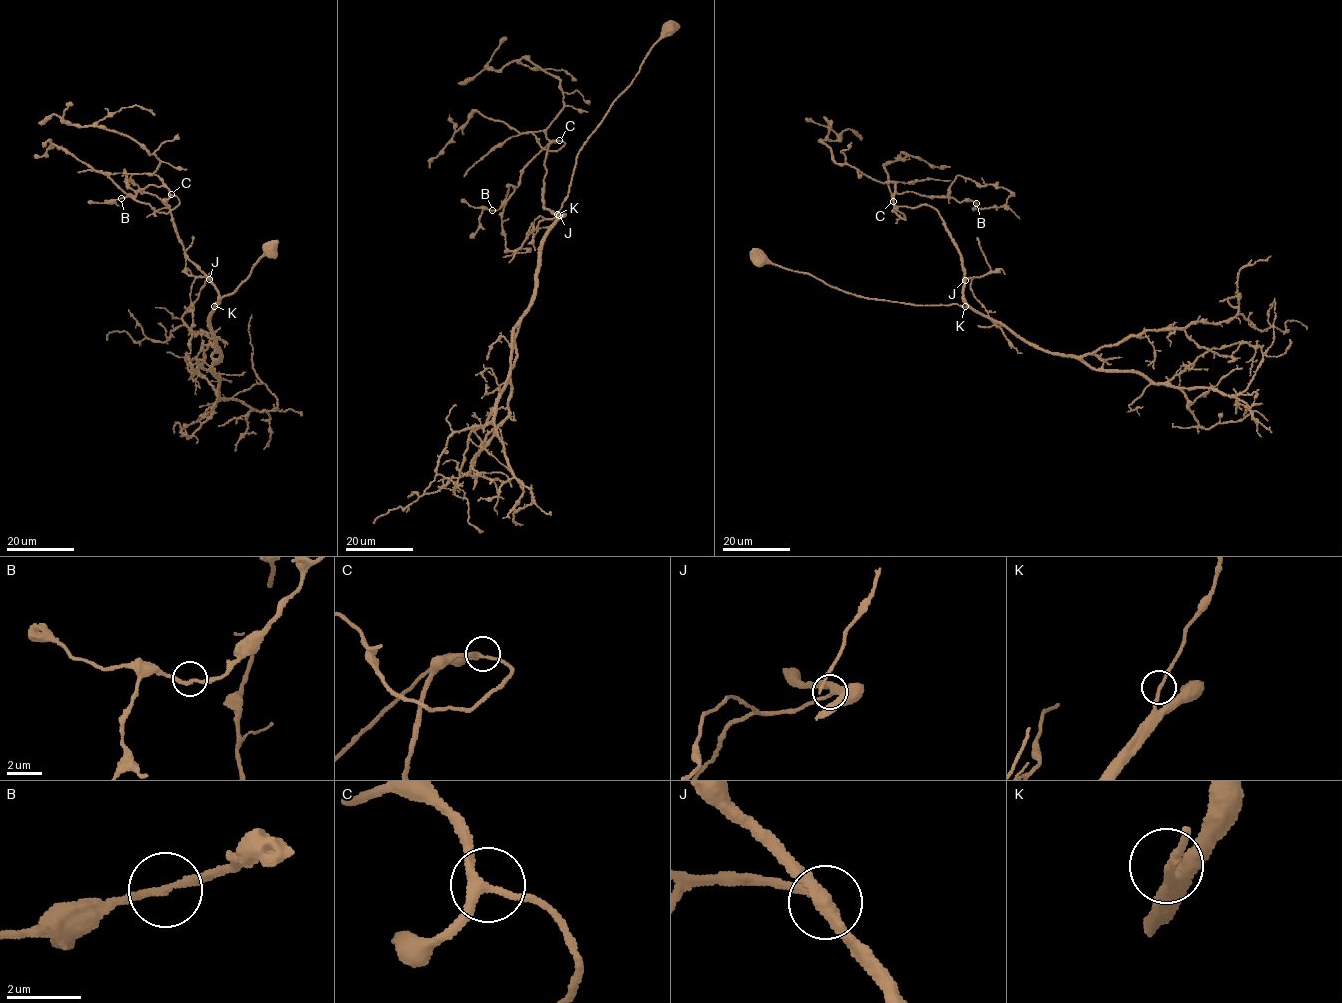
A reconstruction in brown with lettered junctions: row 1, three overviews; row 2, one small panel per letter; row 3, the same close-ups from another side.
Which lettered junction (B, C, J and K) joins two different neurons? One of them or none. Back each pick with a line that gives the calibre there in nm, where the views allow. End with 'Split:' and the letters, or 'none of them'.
Split: none of them

